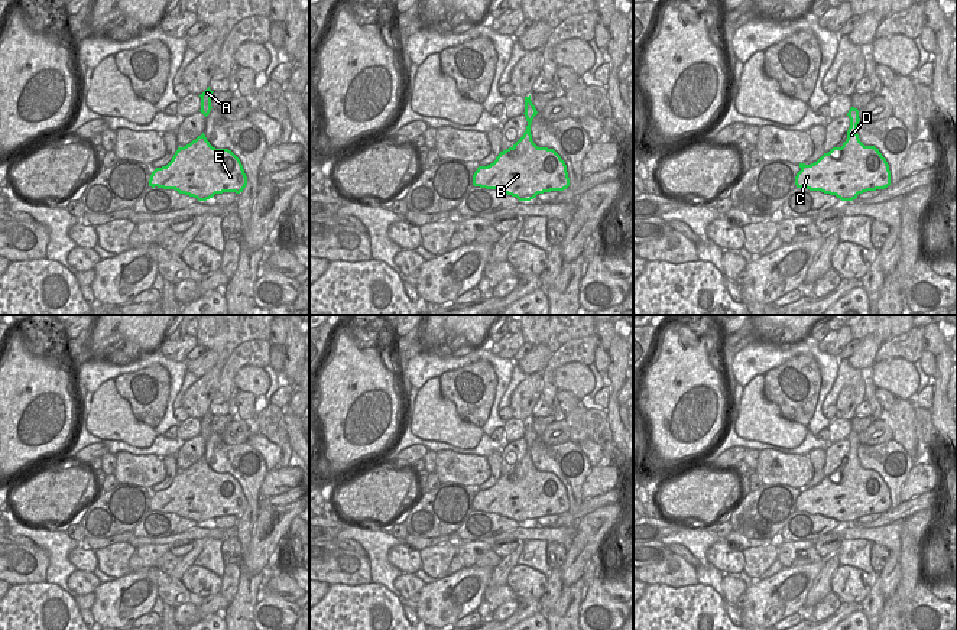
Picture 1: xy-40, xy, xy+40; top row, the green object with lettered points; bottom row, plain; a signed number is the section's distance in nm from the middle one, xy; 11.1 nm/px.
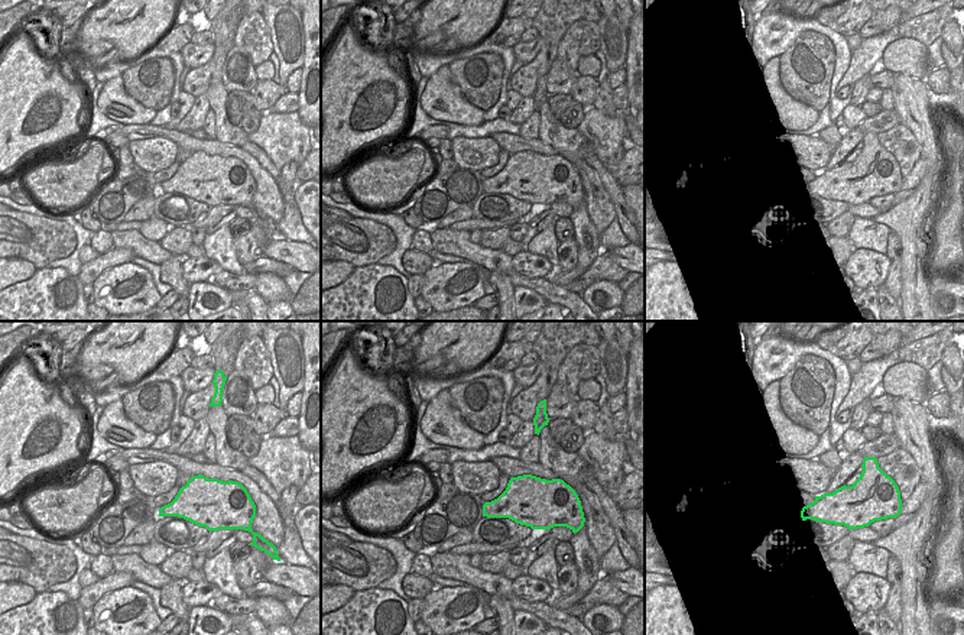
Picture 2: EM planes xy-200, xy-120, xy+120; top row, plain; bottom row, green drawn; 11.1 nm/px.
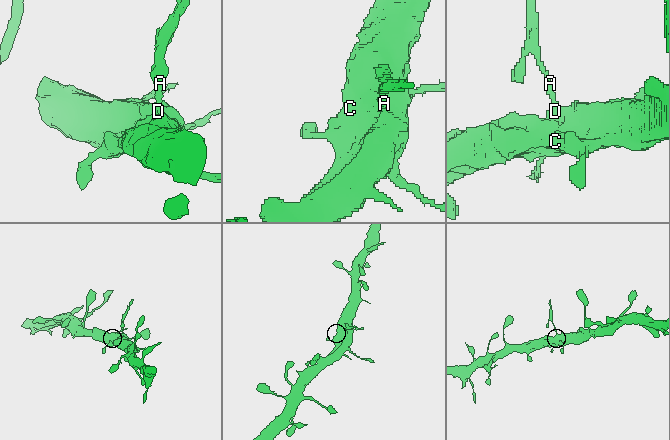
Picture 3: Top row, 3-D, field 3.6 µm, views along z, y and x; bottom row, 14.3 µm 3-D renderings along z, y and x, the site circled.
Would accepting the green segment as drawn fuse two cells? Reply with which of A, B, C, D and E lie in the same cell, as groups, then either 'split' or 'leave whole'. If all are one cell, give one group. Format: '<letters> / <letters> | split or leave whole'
A / B C D E | split

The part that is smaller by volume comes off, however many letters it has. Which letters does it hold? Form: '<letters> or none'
A

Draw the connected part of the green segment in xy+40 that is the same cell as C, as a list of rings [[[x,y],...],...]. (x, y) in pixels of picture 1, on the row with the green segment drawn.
[[[851,114],[847,139],[811,165],[799,163],[797,188],[821,191],[841,201],[853,201],[859,194],[885,189],[891,185],[886,159],[875,146],[864,146],[857,134],[857,120]]]

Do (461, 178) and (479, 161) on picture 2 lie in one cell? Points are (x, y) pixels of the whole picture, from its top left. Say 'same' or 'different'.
different

